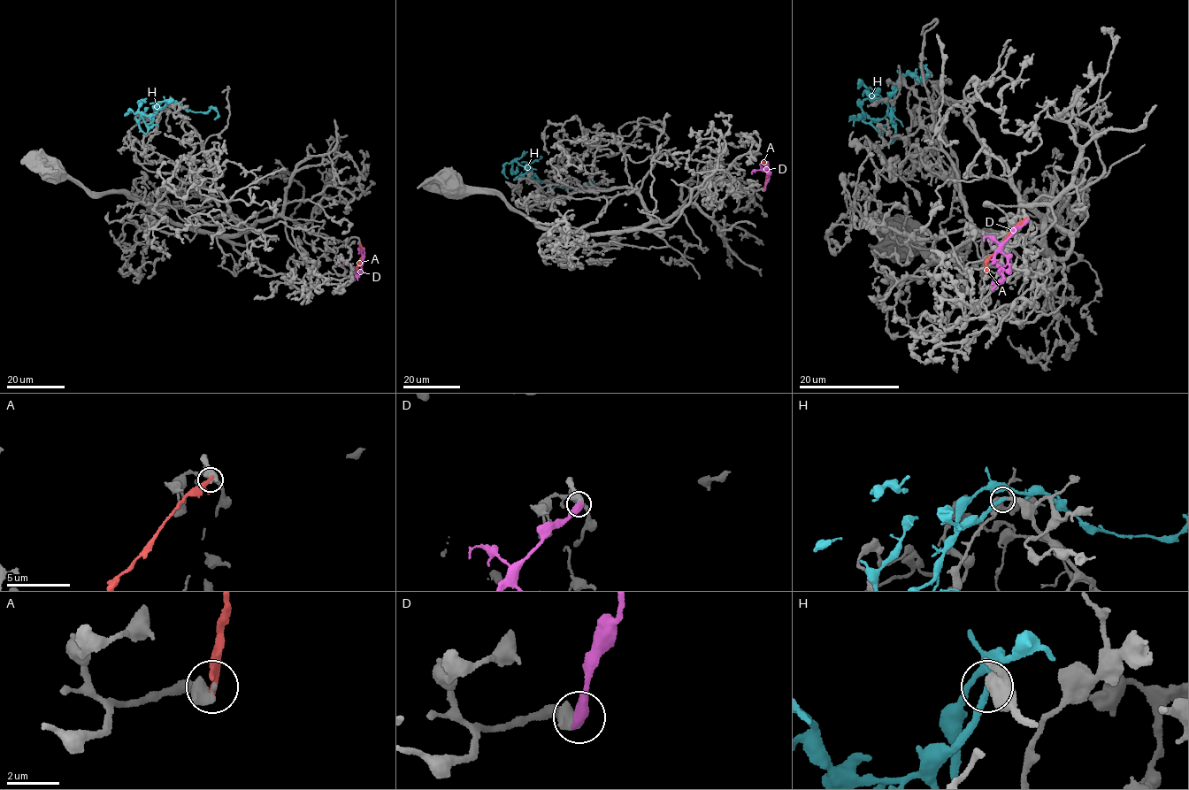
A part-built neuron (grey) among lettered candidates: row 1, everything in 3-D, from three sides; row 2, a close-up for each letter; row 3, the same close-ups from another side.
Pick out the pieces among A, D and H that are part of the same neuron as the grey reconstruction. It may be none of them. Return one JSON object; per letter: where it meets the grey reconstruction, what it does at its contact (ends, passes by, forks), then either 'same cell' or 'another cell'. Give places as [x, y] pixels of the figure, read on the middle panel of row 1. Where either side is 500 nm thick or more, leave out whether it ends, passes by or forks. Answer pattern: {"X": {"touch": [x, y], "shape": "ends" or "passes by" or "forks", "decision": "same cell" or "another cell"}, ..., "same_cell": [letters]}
{"A": {"touch": [764, 188], "decision": "another cell"}, "D": {"touch": [764, 189], "decision": "same cell"}, "H": {"touch": [541, 180], "shape": "passes by", "decision": "same cell"}, "same_cell": ["D", "H"]}

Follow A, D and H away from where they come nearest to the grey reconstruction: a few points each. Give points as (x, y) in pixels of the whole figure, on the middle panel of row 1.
A: (764, 188), (768, 172), (763, 162)
D: (764, 189), (769, 171), (770, 173), (760, 170), (754, 171), (752, 173)
H: (541, 180), (533, 176), (540, 182), (562, 187), (583, 188), (591, 182)

